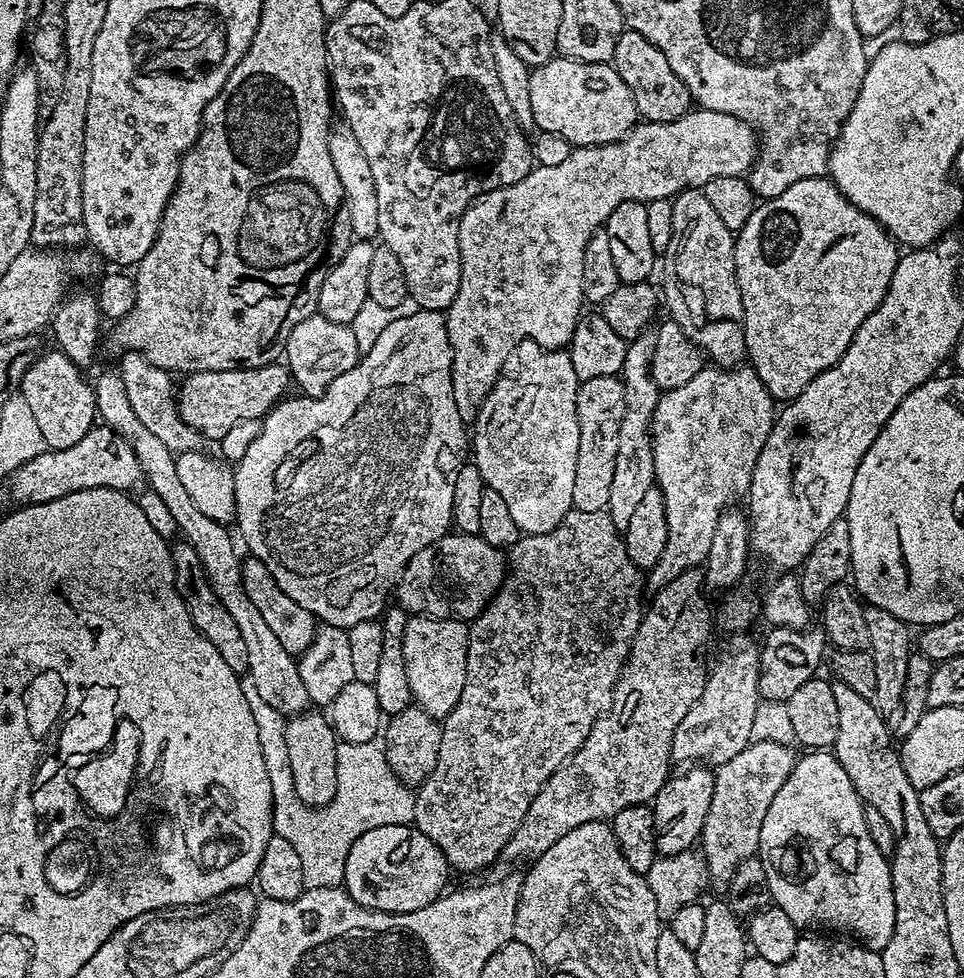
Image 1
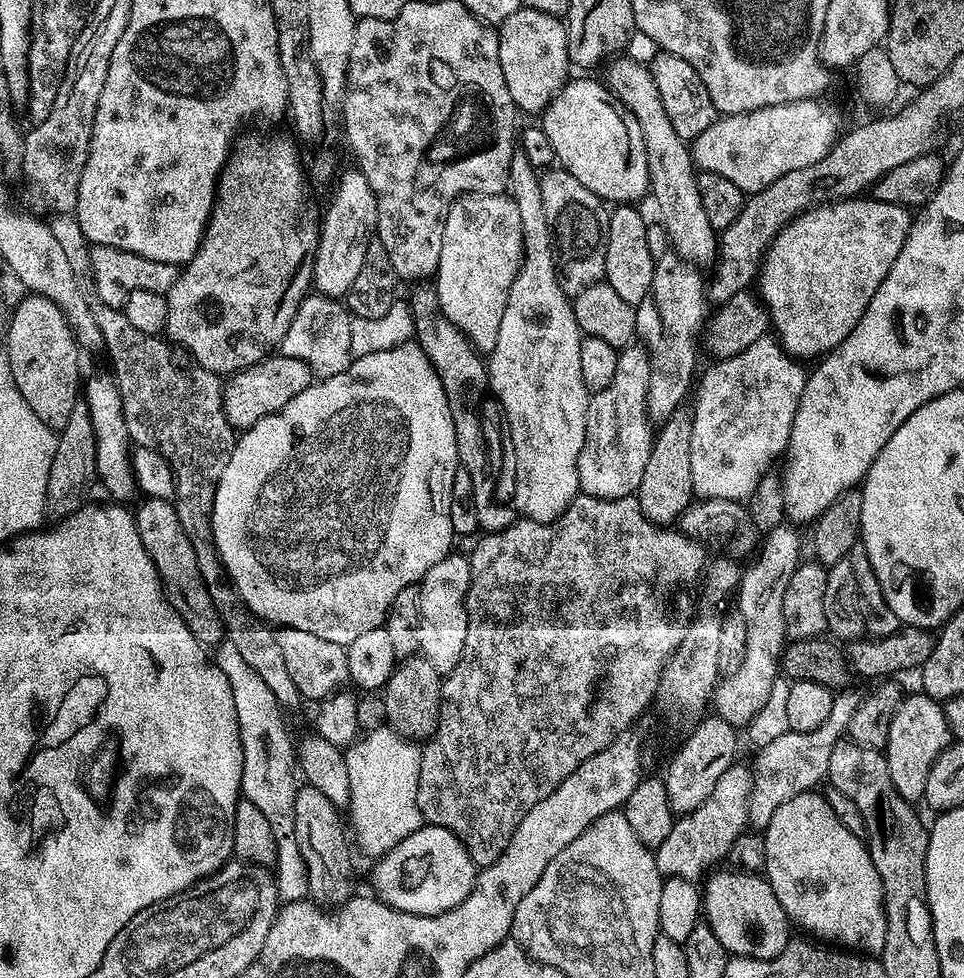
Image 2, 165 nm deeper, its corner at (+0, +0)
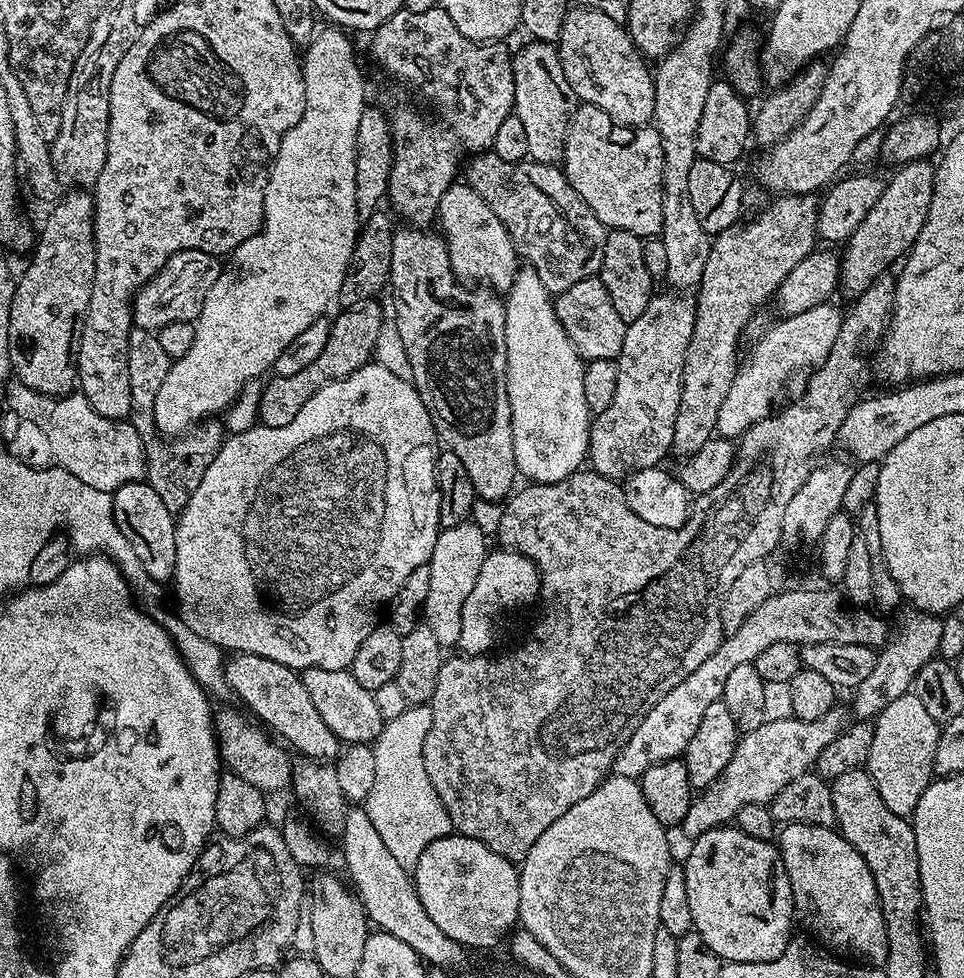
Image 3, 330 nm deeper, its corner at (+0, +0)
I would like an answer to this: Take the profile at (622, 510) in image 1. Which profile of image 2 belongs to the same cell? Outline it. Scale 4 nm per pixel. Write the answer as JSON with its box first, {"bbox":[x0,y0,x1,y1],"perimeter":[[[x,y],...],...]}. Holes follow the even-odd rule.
{"bbox":[635,250,706,422],"perimeter":[[[669,250],[666,254],[656,257],[656,265],[654,266],[654,278],[650,278],[650,290],[646,290],[646,298],[642,298],[642,302],[635,305],[636,310],[636,334],[642,341],[643,347],[648,350],[648,357],[650,358],[650,390],[648,391],[648,418],[653,422],[663,422],[669,420],[674,414],[676,408],[681,407],[685,403],[684,398],[689,397],[691,388],[694,384],[696,372],[696,344],[698,348],[698,337],[701,335],[702,327],[706,322],[706,311],[704,312],[704,304],[706,305],[706,280],[705,277],[700,277],[701,272],[697,265],[689,263],[684,260],[679,254]]]}

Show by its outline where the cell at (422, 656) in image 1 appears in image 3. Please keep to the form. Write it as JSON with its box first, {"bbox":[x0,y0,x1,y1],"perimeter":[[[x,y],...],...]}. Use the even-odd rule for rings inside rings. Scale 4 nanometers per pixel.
{"bbox":[422,522,490,646],"perimeter":[[[465,522],[444,528],[434,542],[434,554],[427,562],[430,570],[430,591],[426,594],[422,616],[430,630],[434,630],[434,638],[438,638],[441,646],[459,645],[462,606],[466,606],[466,598],[470,598],[470,590],[474,590],[474,582],[478,582],[478,570],[482,570],[482,562],[490,551],[483,530],[472,523]]]}

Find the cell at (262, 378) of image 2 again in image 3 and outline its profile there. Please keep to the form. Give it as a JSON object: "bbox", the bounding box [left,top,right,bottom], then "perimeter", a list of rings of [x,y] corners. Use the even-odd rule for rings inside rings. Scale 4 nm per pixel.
{"bbox":[258,298,386,428],"perimeter":[[[373,298],[363,300],[361,304],[355,306],[345,307],[344,313],[337,320],[331,321],[332,329],[330,338],[326,342],[326,350],[318,354],[314,363],[289,376],[271,377],[272,381],[265,386],[264,392],[259,393],[258,420],[263,427],[277,428],[294,422],[294,418],[298,418],[298,410],[302,410],[302,406],[306,406],[306,402],[310,402],[310,398],[318,394],[318,390],[322,390],[322,386],[330,386],[330,382],[338,382],[354,374],[373,359],[372,351],[378,342],[378,334],[386,323],[386,316],[380,309],[380,302],[379,299]]]}

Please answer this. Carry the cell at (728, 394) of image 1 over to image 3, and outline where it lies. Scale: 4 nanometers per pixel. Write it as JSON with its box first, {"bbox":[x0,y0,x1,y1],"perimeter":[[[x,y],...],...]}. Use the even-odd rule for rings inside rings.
{"bbox":[716,302,842,438],"perimeter":[[[832,302],[819,304],[814,306],[814,310],[784,316],[773,326],[772,332],[761,338],[760,345],[753,350],[748,364],[741,363],[737,367],[734,382],[730,382],[730,391],[726,393],[722,408],[718,410],[716,432],[721,437],[739,438],[754,422],[771,416],[785,399],[784,387],[795,376],[803,377],[809,370],[823,364],[830,354],[830,346],[834,346],[834,341],[838,338],[842,319],[842,312],[834,305]]]}

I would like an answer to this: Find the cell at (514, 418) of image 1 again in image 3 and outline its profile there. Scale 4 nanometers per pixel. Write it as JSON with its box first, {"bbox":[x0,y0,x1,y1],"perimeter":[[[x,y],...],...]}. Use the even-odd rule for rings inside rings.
{"bbox":[504,266,590,484],"perimeter":[[[524,266],[517,271],[504,300],[506,310],[506,364],[508,366],[508,397],[514,434],[514,458],[517,473],[525,481],[553,484],[581,471],[588,455],[590,413],[586,394],[582,391],[585,361],[576,352],[574,342],[566,334],[556,313],[553,293],[542,286],[535,269]]]}

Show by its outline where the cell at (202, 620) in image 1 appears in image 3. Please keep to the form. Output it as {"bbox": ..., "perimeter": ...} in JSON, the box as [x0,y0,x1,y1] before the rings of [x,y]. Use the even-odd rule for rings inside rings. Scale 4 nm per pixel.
{"bbox":[112,480,177,582],"perimeter":[[[144,480],[130,482],[112,493],[114,506],[114,522],[122,534],[126,534],[126,542],[134,546],[134,554],[142,558],[142,566],[146,566],[146,574],[161,582],[173,579],[176,571],[176,522],[177,517],[158,498],[158,490]]]}

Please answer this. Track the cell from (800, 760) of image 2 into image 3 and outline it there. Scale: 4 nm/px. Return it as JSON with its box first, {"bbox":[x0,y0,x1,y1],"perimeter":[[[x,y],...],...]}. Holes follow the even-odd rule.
{"bbox":[854,606,942,720],"perimeter":[[[904,606],[895,613],[894,619],[894,631],[888,643],[879,649],[874,670],[870,670],[866,682],[854,689],[855,715],[861,720],[872,720],[883,708],[890,706],[890,702],[895,702],[902,698],[902,694],[910,692],[918,670],[922,670],[922,666],[926,666],[926,662],[930,662],[940,650],[942,619],[939,615]]]}

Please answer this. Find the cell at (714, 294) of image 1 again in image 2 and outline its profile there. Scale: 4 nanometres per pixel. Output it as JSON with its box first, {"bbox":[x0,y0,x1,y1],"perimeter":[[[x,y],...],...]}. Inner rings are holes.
{"bbox":[603,54,718,266],"perimeter":[[[620,54],[609,59],[603,65],[603,83],[618,101],[625,112],[634,117],[644,135],[646,162],[648,163],[648,186],[651,199],[656,199],[656,208],[660,211],[659,223],[668,232],[668,243],[671,251],[684,260],[697,266],[711,265],[716,259],[718,232],[710,226],[706,210],[702,210],[702,194],[698,194],[698,172],[692,162],[689,145],[670,126],[666,115],[666,106],[662,106],[662,94],[654,86],[654,78],[647,67],[636,60]]]}

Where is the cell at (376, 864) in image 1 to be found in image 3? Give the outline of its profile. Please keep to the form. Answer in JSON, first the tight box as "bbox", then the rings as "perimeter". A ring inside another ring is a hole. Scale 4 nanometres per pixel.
{"bbox":[414,834,520,949],"perimeter":[[[449,834],[422,850],[414,869],[416,893],[434,926],[465,949],[492,948],[517,927],[520,873],[513,861],[469,836]]]}

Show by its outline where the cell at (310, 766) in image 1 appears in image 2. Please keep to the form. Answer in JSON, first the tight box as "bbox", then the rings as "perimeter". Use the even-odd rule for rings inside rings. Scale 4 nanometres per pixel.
{"bbox":[294,786,357,906],"perimeter":[[[307,786],[301,788],[294,798],[294,838],[298,838],[298,850],[302,850],[306,862],[308,896],[321,906],[345,904],[357,891],[356,876],[352,873],[353,849],[345,817],[341,809],[335,808],[330,798],[326,798],[326,794]]]}

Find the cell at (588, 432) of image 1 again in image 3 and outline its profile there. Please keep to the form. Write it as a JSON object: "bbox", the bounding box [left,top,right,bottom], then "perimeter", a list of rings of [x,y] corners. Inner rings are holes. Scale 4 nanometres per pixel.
{"bbox":[588,290,696,482],"perimeter":[[[667,290],[653,295],[644,313],[631,321],[626,330],[626,342],[615,362],[618,366],[618,387],[614,390],[614,402],[591,421],[588,430],[588,455],[591,471],[609,476],[617,482],[633,476],[638,470],[657,467],[665,455],[671,453],[674,442],[674,418],[678,418],[678,402],[682,394],[682,366],[686,362],[686,346],[690,346],[690,334],[694,334],[696,301],[691,295]]]}

